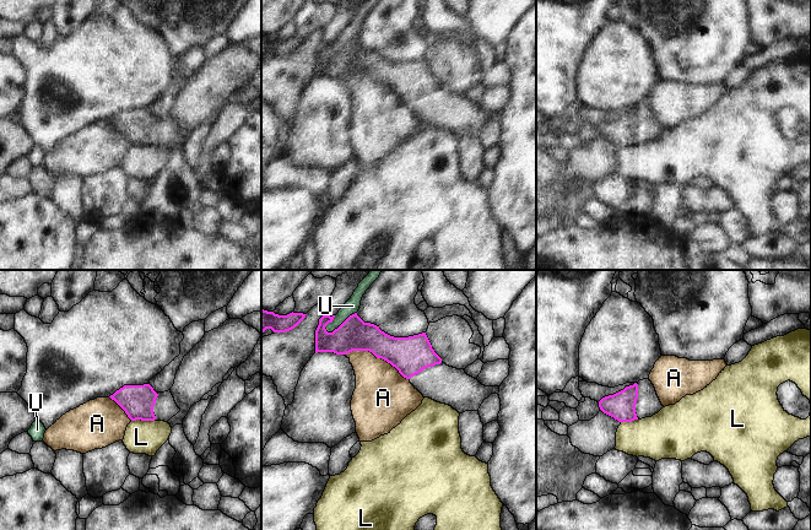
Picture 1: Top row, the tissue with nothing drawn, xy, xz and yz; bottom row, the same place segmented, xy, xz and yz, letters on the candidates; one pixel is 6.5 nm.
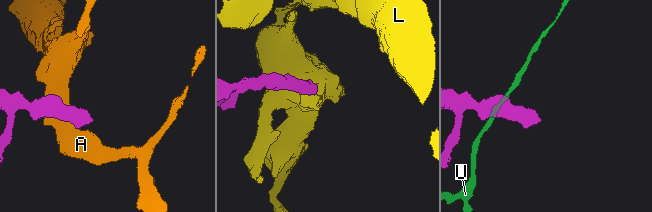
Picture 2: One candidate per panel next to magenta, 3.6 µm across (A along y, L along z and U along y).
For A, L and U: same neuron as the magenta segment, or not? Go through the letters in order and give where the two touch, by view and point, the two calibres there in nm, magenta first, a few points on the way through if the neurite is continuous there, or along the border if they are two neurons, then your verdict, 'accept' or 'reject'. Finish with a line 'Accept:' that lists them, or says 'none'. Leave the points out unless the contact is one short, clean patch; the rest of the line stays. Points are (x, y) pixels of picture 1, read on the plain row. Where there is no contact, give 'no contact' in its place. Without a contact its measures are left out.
A: contact xz (377, 82); calibres 240 and 360 nm; reject
L: contact xy (142, 145); calibres 220 and 220 nm; border xy (155, 144), (131, 146); reject
U: contact xz (341, 49); calibres 220 and 90 nm; border xz (356, 37), (350, 39), (331, 57), (325, 55); reject
Accept: none

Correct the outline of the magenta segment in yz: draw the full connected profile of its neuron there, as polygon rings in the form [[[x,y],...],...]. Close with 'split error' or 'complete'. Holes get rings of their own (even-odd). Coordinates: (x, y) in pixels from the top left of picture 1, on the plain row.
[[[643,104],[613,120],[602,123],[599,126],[599,132],[618,147],[632,147],[638,144],[651,142],[664,131],[651,107]]]; split error

